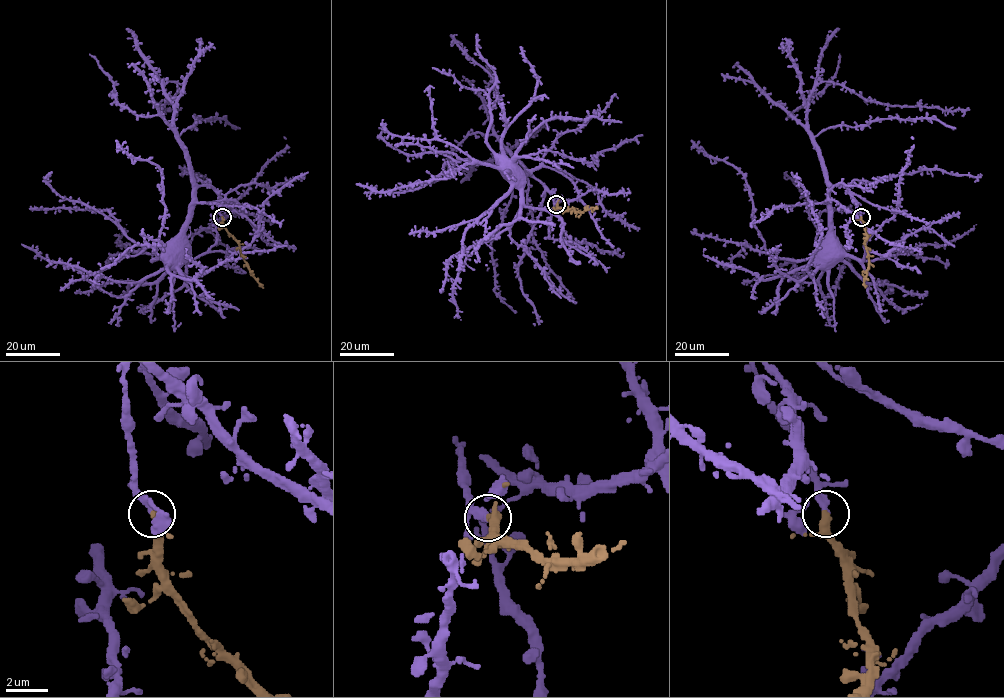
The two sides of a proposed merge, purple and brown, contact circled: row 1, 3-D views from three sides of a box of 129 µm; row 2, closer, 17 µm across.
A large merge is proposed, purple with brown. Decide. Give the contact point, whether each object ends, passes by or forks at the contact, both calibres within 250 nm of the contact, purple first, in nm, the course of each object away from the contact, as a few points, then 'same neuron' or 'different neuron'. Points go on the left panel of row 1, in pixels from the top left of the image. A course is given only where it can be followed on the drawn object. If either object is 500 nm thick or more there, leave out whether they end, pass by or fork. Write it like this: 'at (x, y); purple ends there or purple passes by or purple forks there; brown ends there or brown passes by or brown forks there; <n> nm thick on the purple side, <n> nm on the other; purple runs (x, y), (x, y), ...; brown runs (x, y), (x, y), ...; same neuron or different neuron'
at (222, 217); purple passes by; brown passes by; 240 nm thick on the purple side, 280 nm on the other; purple runs (222, 216), (216, 191), (199, 185), (195, 199), (189, 205), (189, 222), (183, 236), (167, 257); brown runs (222, 217), (224, 228), (237, 242), (250, 274), (263, 287); same neuron

